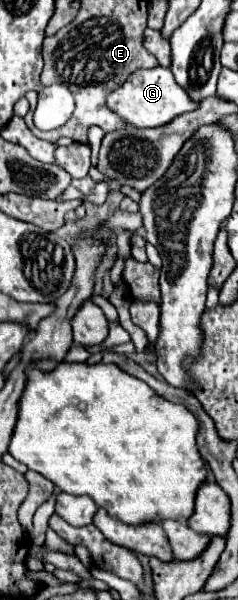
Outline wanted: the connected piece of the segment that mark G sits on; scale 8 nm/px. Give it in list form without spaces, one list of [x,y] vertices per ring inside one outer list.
[[[158,66],[152,70],[138,70],[136,74],[132,74],[128,82],[124,82],[124,86],[116,88],[108,96],[108,108],[136,128],[158,128],[172,122],[180,114],[196,110],[198,102],[194,102],[188,96],[188,92],[176,84],[168,68]]]

